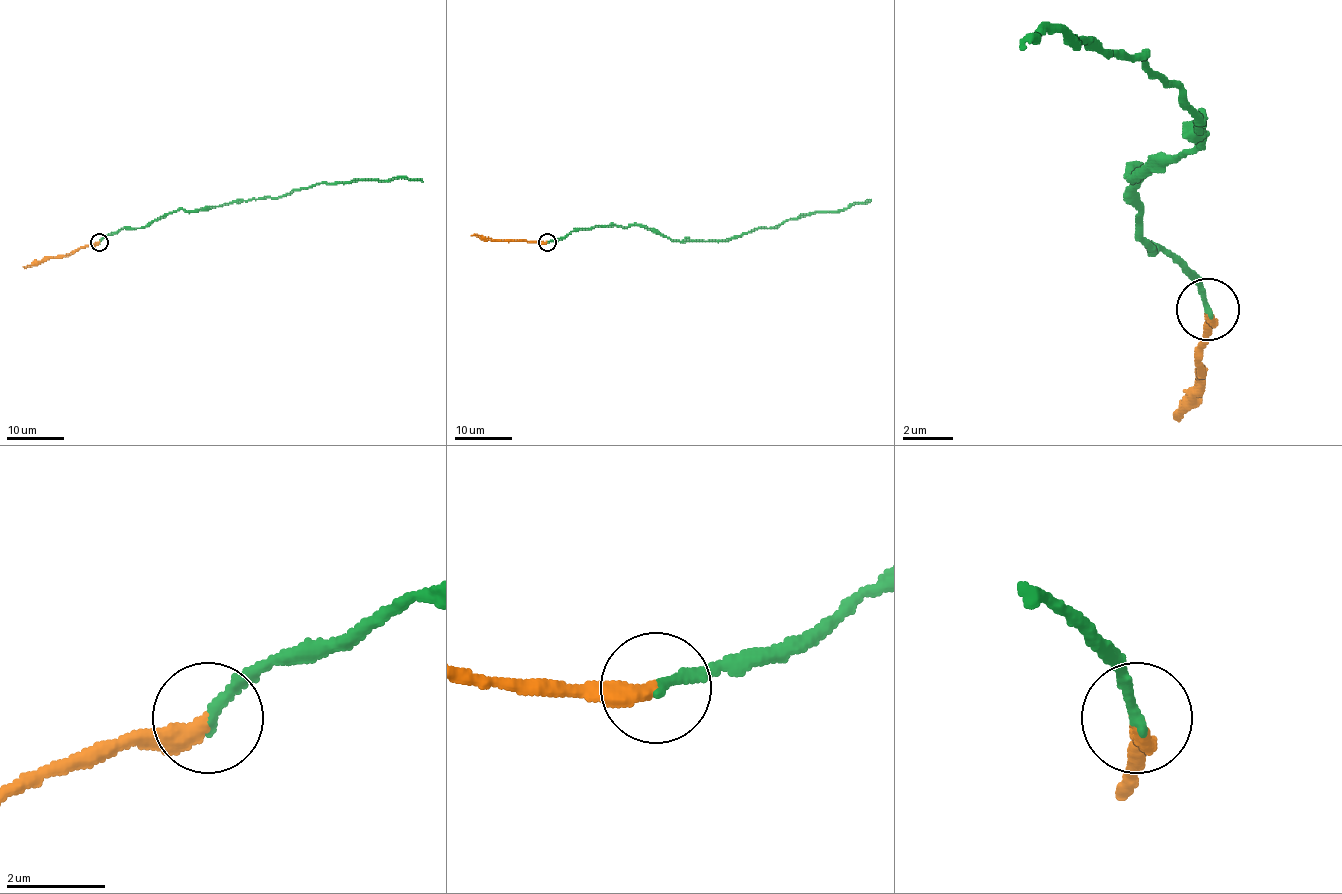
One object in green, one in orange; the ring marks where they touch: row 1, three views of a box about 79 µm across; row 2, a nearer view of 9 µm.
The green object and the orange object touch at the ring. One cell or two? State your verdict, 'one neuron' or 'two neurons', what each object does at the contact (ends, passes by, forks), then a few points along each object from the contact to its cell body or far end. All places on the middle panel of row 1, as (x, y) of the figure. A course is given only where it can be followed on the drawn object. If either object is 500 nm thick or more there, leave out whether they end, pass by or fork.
one neuron; green ends there; orange ends there; green runs (547, 242), (572, 231), (628, 225), (646, 225), (680, 241), (728, 241), (871, 199); orange runs (547, 242), (493, 241), (471, 235)

